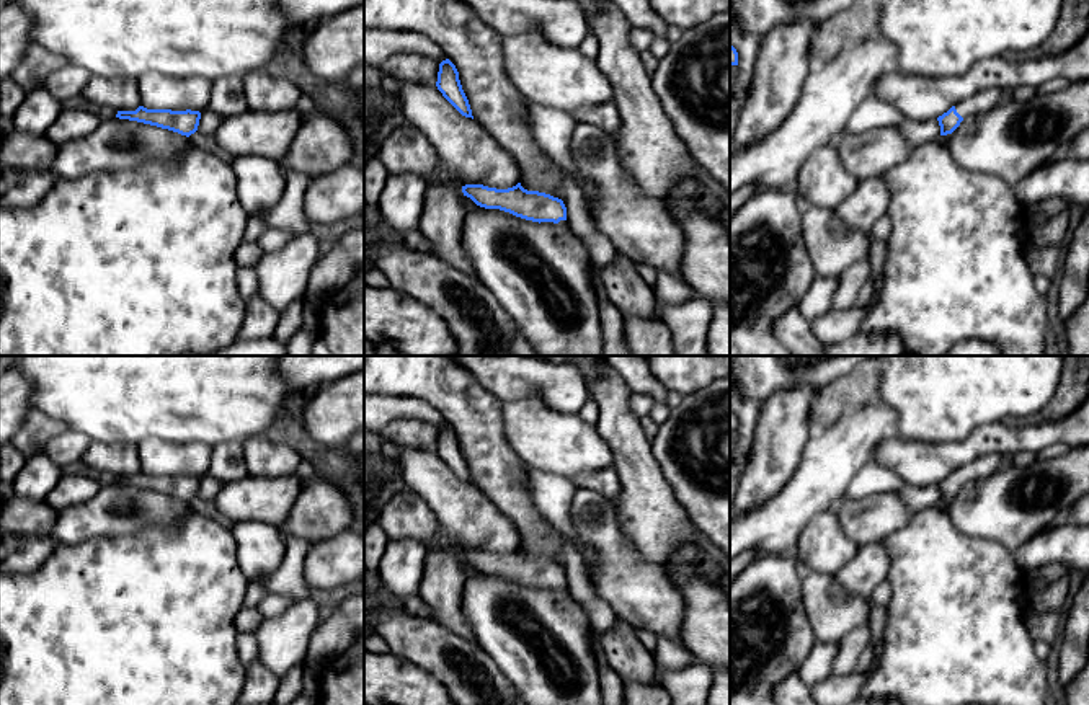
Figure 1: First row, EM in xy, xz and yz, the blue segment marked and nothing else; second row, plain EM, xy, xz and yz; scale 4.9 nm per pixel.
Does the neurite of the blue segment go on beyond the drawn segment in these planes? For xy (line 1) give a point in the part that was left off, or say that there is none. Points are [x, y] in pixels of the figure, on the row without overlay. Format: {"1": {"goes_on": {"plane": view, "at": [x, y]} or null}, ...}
{"1": {"goes_on": null}}

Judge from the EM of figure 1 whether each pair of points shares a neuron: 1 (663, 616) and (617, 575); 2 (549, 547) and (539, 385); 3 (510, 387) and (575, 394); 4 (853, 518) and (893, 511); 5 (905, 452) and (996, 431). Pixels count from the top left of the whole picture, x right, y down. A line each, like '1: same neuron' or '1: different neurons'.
1: same neuron
2: different neurons
3: same neuron
4: same neuron
5: same neuron

